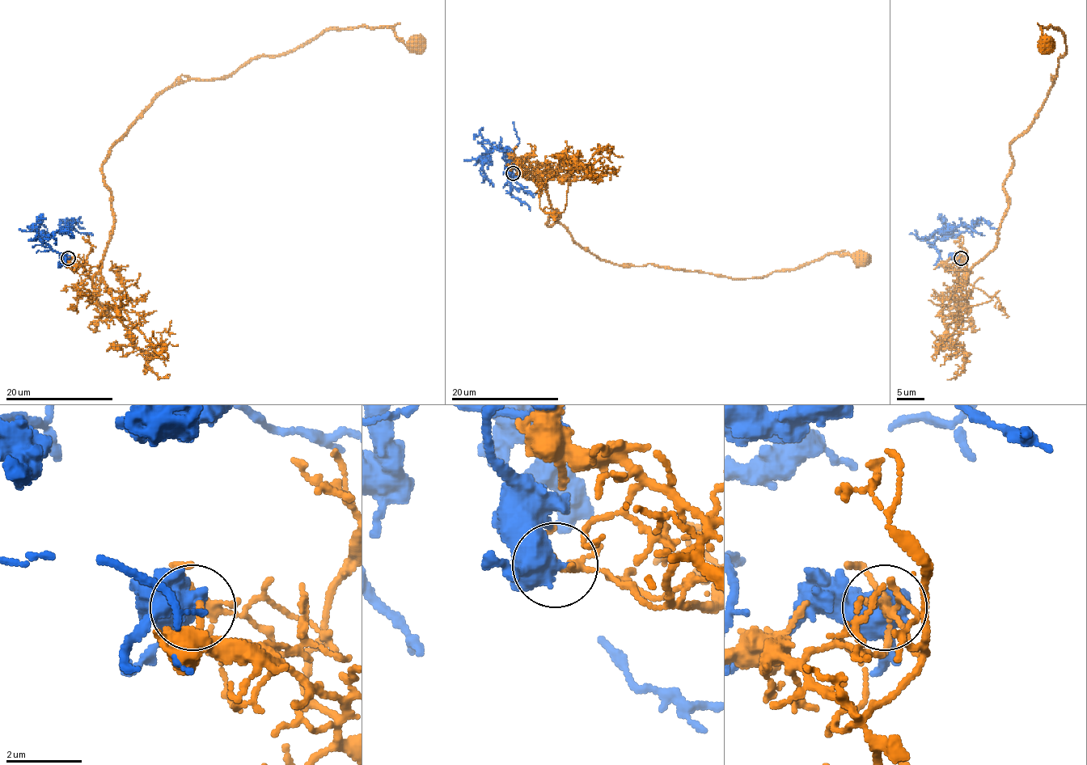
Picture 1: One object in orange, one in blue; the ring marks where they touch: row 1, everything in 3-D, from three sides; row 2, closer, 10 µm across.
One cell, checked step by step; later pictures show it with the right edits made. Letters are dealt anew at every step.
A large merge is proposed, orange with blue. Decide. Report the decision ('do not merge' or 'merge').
do not merge

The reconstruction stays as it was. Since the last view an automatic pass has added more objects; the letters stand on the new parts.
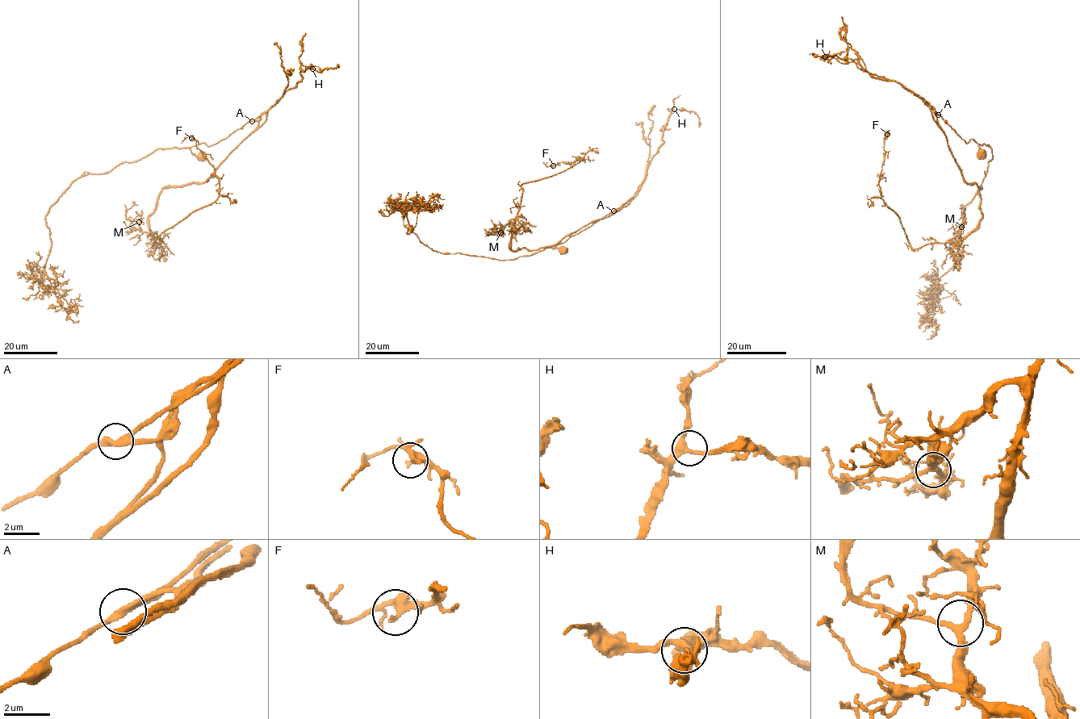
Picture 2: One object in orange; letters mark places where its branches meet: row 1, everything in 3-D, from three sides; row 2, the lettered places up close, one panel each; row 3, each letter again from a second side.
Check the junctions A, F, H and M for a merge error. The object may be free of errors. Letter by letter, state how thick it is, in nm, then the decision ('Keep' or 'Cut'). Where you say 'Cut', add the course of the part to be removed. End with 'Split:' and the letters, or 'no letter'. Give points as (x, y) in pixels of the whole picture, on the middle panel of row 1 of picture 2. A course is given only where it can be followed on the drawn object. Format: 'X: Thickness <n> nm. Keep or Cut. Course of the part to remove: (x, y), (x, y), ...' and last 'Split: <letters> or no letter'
A: Thickness 260 nm. Cut. Course of the part to remove: (613, 211), (621, 210), (555, 244), (512, 250), (521, 186), (581, 159), (547, 167), (543, 162)
F: Thickness 280 nm. Keep
H: Thickness 300 nm. Keep
M: Thickness 260 nm. Keep
Split: A

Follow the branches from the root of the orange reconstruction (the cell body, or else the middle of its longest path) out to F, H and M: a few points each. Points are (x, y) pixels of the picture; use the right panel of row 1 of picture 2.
F: (981, 155), (935, 114), (964, 180), (981, 186), (981, 219), (956, 241), (913, 249), (881, 198), (887, 134)
H: (981, 155), (973, 139), (967, 143), (964, 140), (933, 109), (900, 84), (875, 79), (856, 60), (825, 56)
M: (981, 155), (973, 139), (967, 143), (935, 114), (964, 180), (981, 186), (981, 219), (948, 242), (961, 227)

